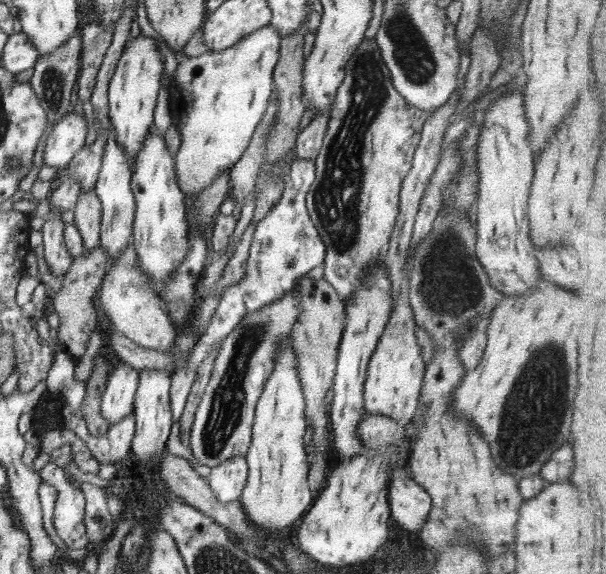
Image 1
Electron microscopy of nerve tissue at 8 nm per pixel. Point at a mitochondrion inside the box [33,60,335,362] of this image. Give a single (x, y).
(53, 81)

